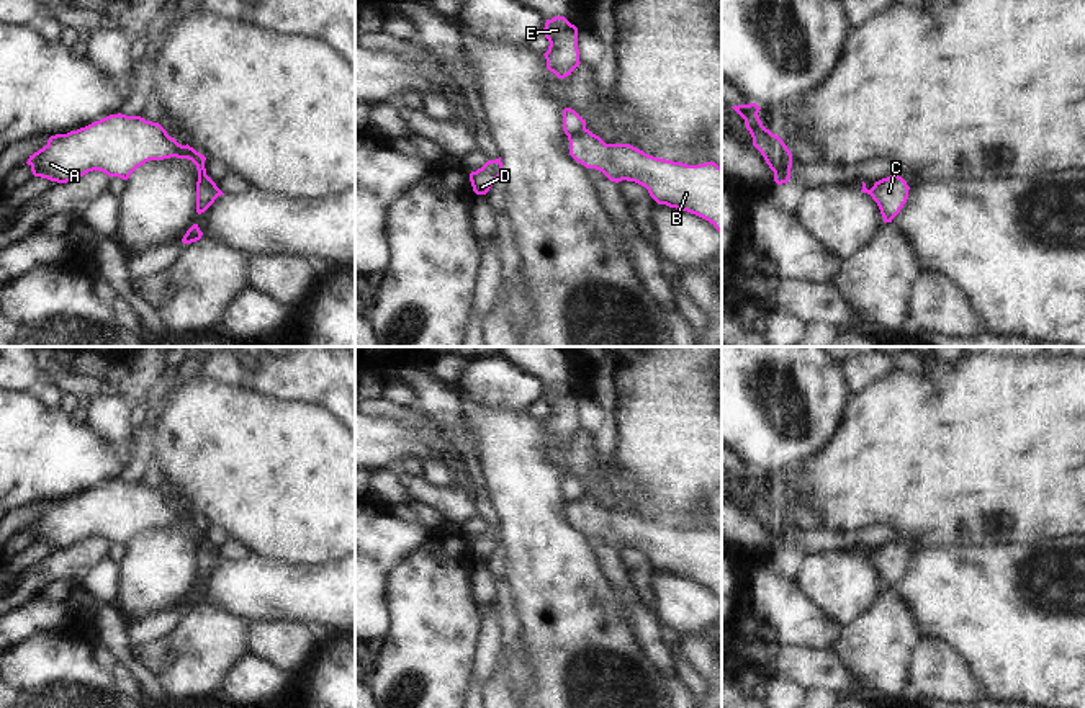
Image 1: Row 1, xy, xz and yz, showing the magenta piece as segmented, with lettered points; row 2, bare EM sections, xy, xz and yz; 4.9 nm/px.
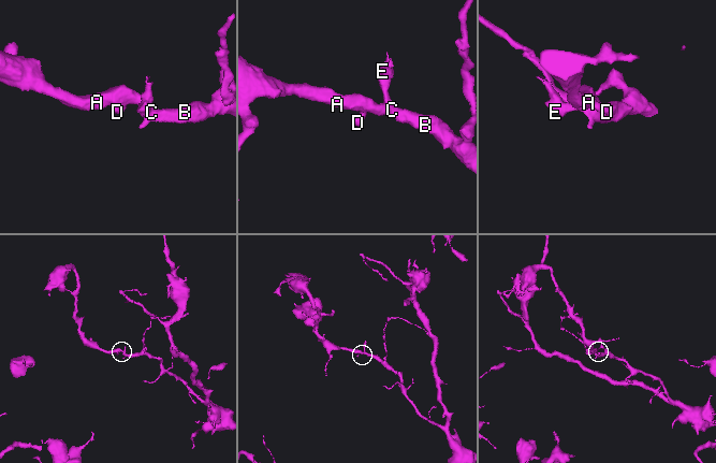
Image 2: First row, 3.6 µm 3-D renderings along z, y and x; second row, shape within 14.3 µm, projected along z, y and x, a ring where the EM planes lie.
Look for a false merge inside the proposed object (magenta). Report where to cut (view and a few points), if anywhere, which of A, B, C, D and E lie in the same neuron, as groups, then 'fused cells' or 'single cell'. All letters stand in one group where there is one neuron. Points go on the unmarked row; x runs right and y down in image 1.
cut in xz along (585, 494), (568, 504); A B C D / E; fused cells

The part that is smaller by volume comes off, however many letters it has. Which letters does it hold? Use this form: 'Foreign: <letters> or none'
Foreign: E

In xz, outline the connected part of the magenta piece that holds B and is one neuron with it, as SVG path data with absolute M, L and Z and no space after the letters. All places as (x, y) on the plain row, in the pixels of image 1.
M584 495L570 502L570 522L586 535L602 538L610 548L635 548L645 553L658 571L687 577L709 587L722 600L722 533L715 528L687 531L645 520L630 510L606 510L599 502Z

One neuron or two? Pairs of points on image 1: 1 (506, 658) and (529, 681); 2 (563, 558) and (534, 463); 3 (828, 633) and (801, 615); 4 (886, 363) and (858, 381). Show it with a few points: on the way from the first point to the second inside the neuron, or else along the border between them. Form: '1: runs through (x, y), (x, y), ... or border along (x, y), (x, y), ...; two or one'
1: runs through (511, 663), (524, 676); one
2: runs through (540, 535), (535, 530), (534, 486); one
3: runs through (822, 631), (817, 631), (807, 622); one
4: runs through (879, 363), (864, 375); one

